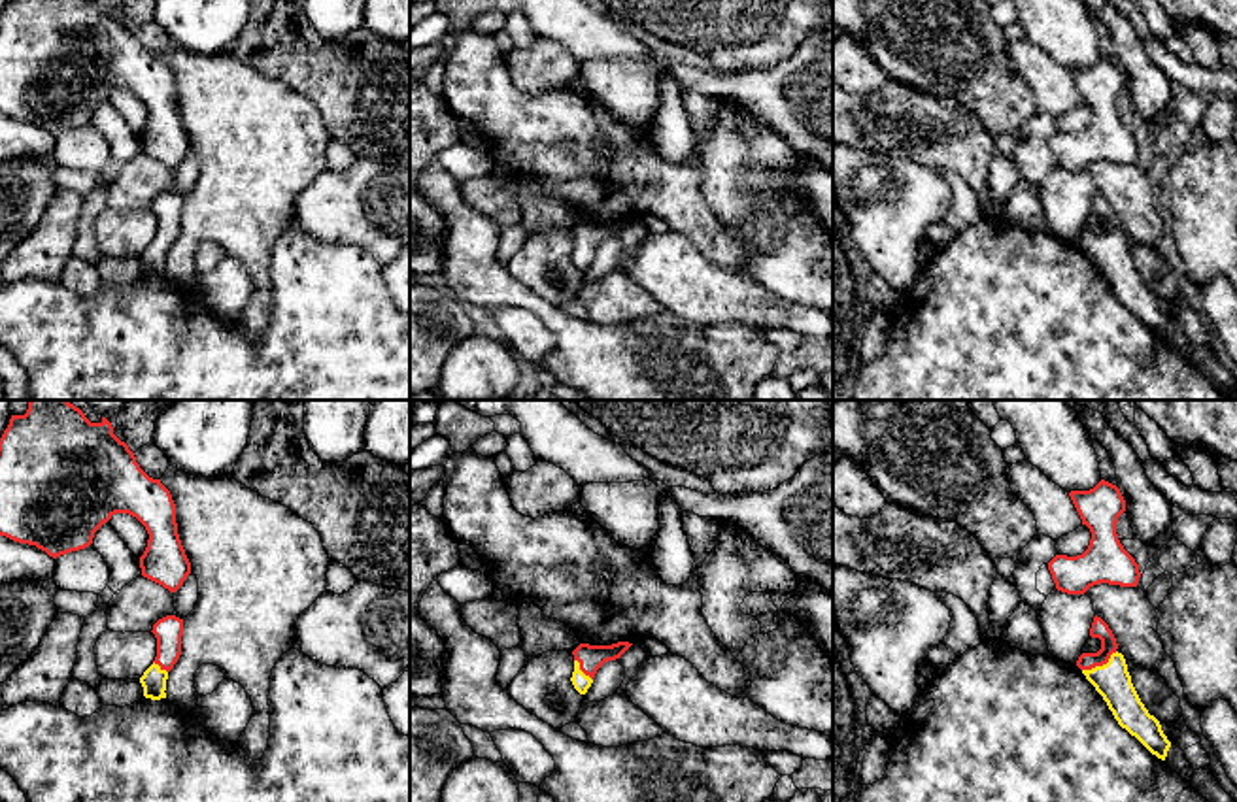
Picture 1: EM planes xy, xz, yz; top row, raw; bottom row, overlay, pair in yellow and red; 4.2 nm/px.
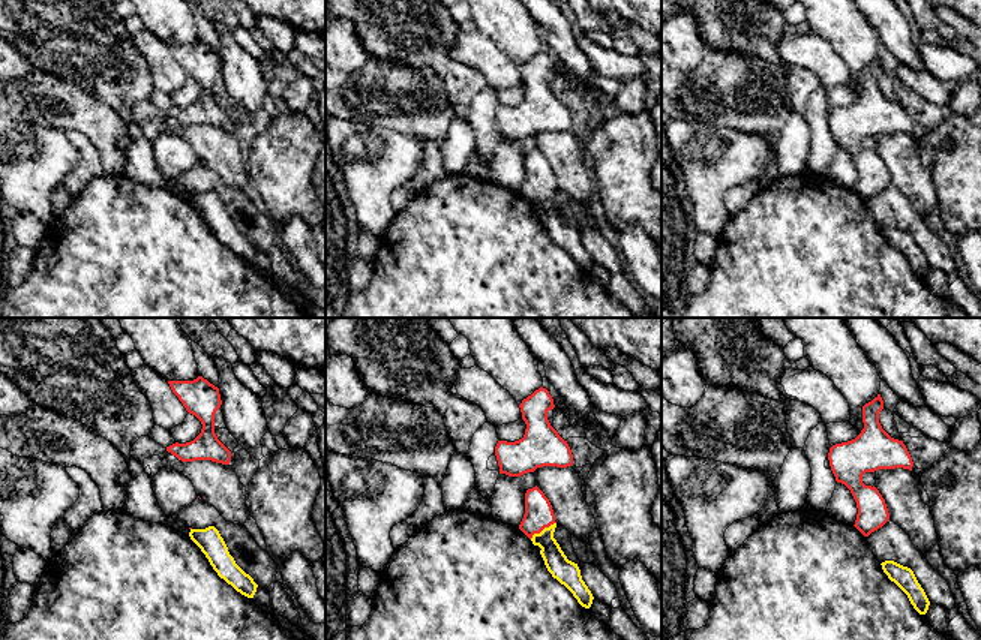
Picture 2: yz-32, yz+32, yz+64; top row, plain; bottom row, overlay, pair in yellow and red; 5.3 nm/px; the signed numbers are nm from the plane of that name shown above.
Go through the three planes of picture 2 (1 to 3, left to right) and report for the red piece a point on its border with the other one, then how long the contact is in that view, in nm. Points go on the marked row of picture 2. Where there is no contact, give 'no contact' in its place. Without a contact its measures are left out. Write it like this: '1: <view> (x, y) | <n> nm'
1: no contact
2: yz+32 (543, 529) | 170 nm
3: no contact

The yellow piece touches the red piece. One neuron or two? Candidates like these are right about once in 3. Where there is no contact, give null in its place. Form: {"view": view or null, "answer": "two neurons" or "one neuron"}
{"view": "yz", "answer": "one neuron"}

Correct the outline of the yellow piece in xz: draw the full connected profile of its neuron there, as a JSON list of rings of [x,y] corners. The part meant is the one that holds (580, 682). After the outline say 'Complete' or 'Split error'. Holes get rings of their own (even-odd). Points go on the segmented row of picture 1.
[[[618,642],[612,645],[589,645],[580,643],[574,655],[574,672],[572,672],[572,685],[580,694],[585,694],[593,683],[597,670],[608,662],[619,659],[633,643]]]. Split error

